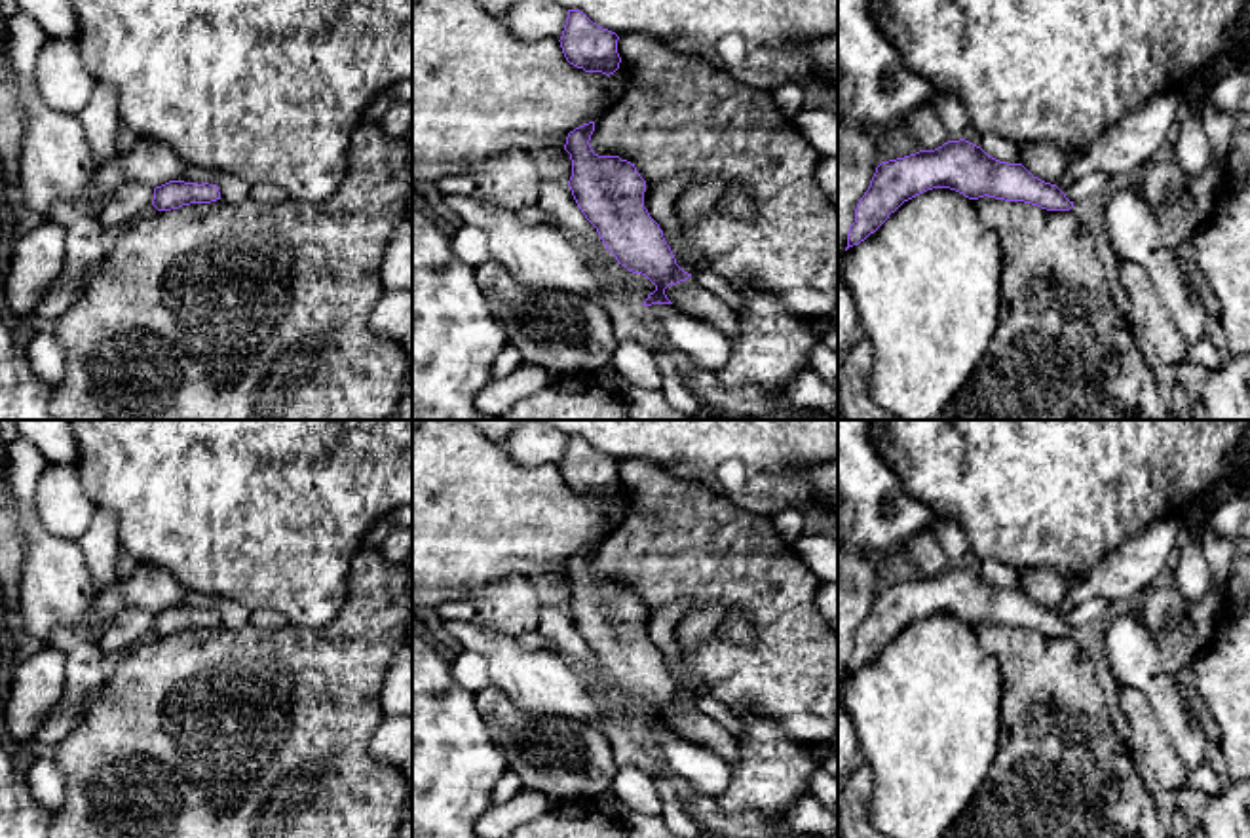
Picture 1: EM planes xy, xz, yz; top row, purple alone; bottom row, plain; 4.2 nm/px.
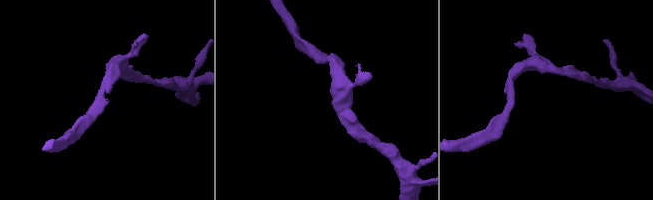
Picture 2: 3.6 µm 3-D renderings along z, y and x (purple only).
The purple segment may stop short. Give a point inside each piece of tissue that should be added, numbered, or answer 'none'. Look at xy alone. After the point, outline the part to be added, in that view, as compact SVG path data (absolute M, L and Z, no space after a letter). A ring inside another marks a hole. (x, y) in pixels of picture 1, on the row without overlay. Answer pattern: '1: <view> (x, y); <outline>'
none

